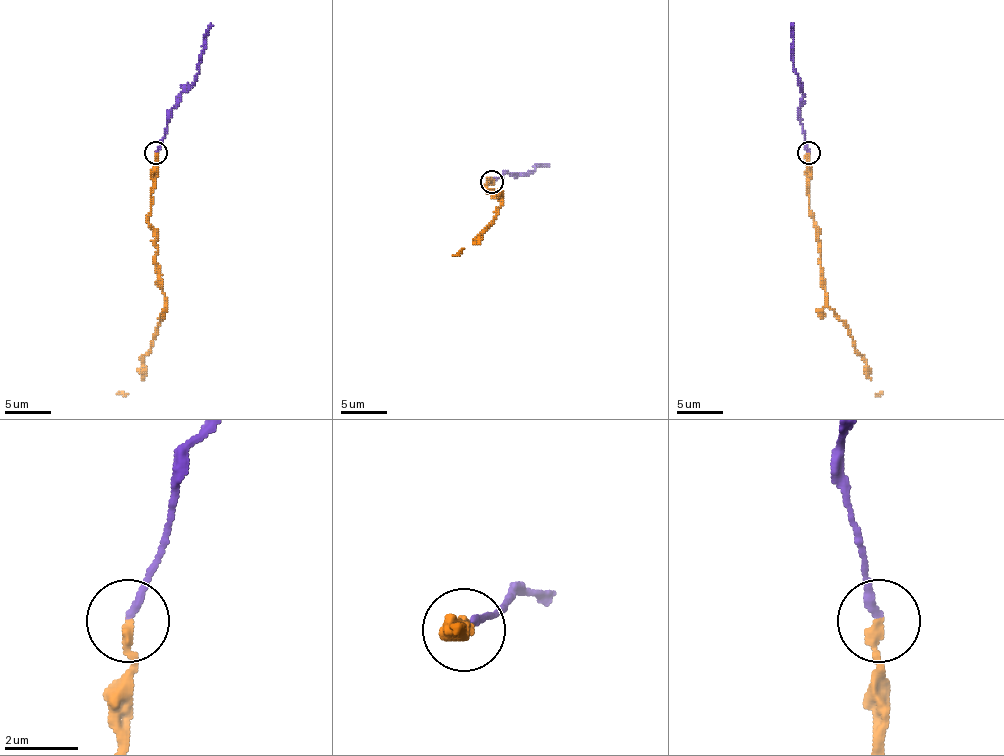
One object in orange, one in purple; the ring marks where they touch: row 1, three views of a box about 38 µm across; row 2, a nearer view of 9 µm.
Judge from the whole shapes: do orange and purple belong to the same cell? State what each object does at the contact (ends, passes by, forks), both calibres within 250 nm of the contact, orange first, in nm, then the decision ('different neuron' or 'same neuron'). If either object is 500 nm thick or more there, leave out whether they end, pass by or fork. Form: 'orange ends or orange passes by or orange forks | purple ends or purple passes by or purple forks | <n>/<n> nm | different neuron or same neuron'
orange ends | purple ends | 240/200 nm | same neuron

